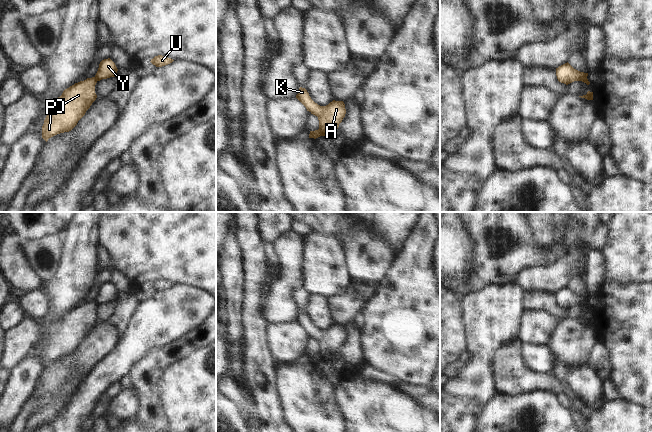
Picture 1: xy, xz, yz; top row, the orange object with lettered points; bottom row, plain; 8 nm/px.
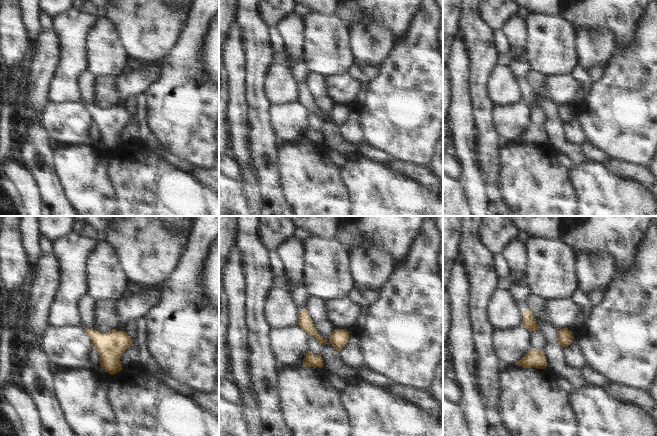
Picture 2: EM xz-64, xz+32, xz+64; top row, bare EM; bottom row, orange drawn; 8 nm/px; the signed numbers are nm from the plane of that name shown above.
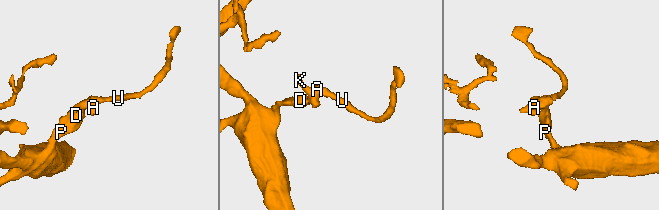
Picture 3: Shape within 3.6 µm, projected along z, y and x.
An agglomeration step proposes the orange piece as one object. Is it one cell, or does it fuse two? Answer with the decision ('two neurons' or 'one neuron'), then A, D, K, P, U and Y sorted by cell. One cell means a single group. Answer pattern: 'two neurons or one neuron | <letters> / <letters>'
two neurons | A K U Y / D P

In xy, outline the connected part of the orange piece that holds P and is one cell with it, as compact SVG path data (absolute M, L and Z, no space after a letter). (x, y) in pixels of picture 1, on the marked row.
M95 77L87 78L65 89L48 108L48 114L42 126L42 138L49 138L71 131L96 100Z

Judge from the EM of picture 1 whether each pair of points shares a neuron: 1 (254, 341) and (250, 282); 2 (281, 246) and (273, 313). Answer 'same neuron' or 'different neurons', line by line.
1: same neuron
2: same neuron

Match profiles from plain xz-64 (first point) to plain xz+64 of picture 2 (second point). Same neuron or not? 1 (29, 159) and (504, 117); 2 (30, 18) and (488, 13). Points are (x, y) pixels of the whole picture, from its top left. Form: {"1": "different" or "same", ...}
{"1": "different", "2": "different"}

